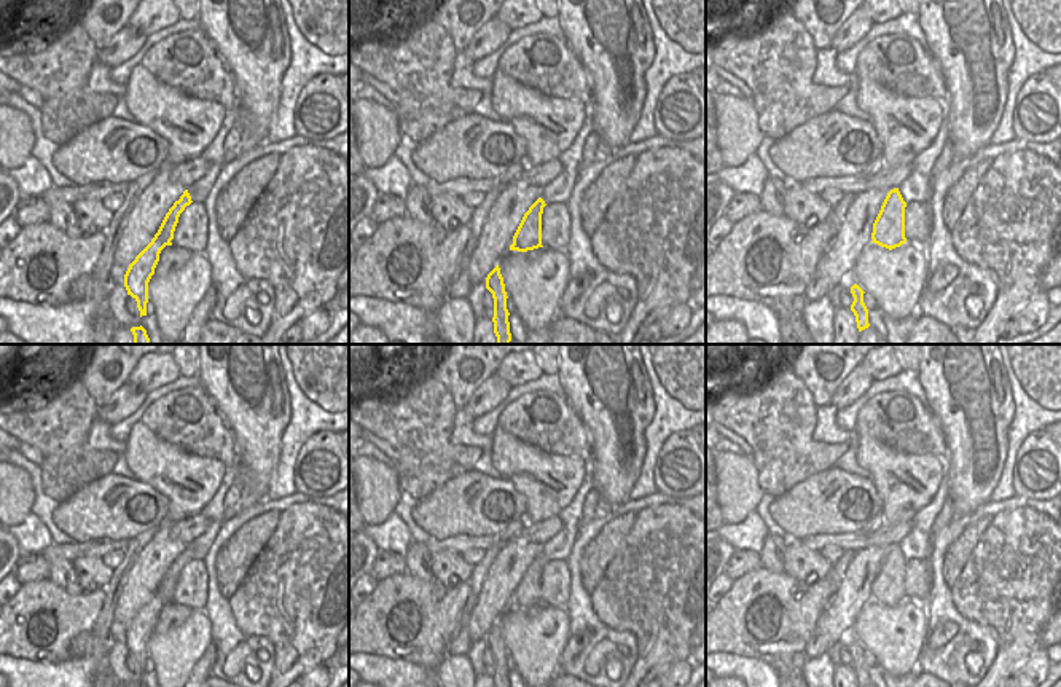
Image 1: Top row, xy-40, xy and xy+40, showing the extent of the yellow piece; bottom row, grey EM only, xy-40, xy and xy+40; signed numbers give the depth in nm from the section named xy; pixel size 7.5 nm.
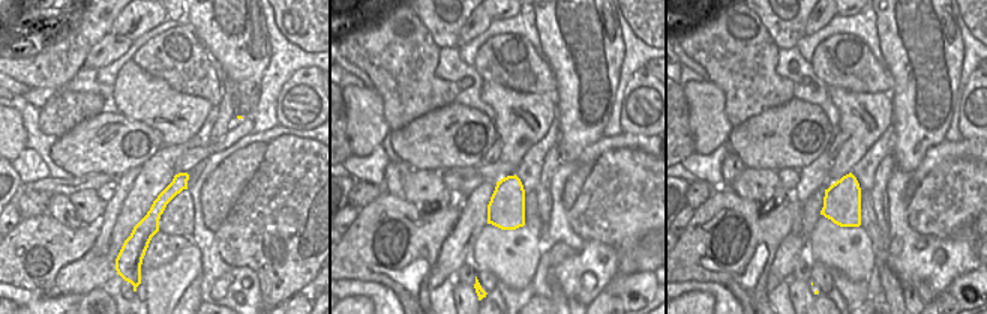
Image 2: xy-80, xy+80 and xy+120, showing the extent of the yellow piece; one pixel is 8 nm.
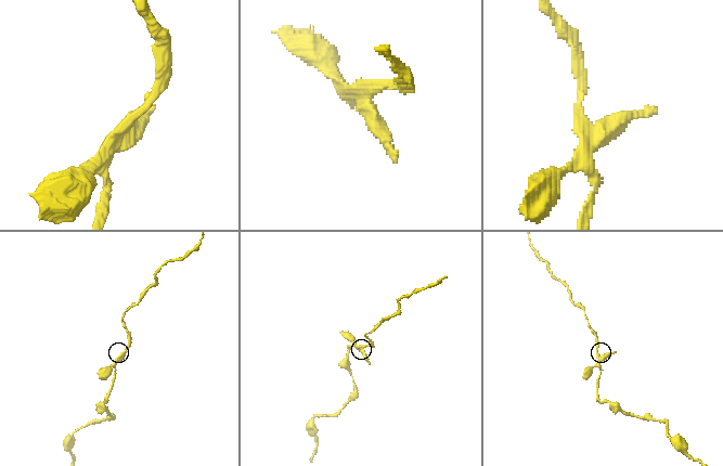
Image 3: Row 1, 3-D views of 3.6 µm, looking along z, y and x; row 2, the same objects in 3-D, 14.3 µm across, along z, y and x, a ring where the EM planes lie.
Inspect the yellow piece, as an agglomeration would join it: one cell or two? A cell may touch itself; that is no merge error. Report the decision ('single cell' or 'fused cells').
fused cells

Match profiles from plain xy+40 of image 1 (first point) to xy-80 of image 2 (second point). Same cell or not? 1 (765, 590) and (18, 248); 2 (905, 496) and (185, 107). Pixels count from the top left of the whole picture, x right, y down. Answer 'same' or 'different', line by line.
1: same
2: same

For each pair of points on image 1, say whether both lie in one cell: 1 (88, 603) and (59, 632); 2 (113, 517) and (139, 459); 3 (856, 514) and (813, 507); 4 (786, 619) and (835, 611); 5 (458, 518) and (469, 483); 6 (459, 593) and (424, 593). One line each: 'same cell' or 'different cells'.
1: same cell
2: different cells
3: same cell
4: different cells
5: same cell
6: same cell

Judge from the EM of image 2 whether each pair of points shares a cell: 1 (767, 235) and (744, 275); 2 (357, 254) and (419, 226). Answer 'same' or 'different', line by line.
1: same
2: same

